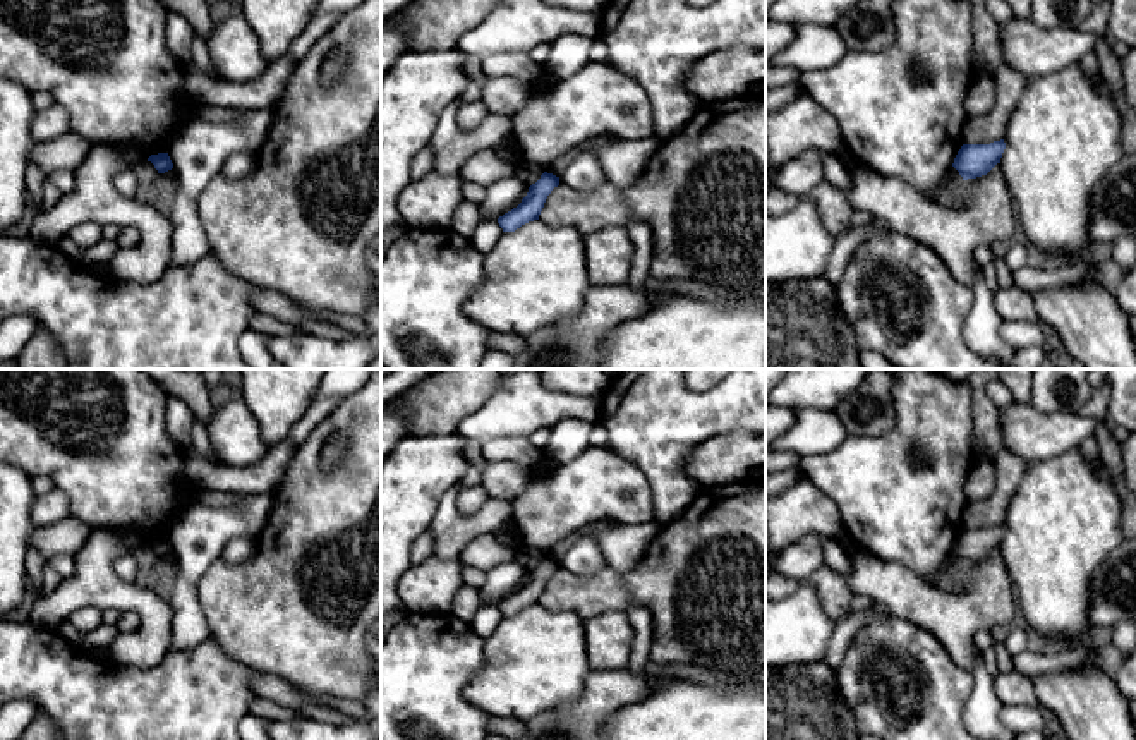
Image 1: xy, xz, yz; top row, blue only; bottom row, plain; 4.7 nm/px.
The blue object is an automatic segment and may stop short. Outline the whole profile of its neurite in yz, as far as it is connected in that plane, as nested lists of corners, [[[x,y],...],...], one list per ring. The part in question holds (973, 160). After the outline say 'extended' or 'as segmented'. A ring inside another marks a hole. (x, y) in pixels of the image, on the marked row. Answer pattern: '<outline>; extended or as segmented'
[[[1004,139],[990,144],[963,144],[952,167],[959,172],[963,180],[976,179],[987,175],[997,163],[1000,163],[1004,149]]]; as segmented

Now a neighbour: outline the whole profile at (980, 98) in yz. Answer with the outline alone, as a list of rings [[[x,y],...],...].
[[[976,72],[964,103],[968,118],[987,115],[995,103],[995,81],[992,76]]]

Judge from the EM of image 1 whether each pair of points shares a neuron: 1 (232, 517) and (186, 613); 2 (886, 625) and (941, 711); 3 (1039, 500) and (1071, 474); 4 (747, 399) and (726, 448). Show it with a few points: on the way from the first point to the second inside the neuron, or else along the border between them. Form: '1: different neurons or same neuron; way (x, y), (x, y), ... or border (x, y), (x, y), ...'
1: same neuron; way (208, 541), (191, 564), (186, 589)
2: same neuron; way (888, 646), (920, 679), (922, 691)
3: same neuron; way (1047, 498), (1063, 483)
4: different neurons; border (747, 428), (718, 433), (695, 447)

